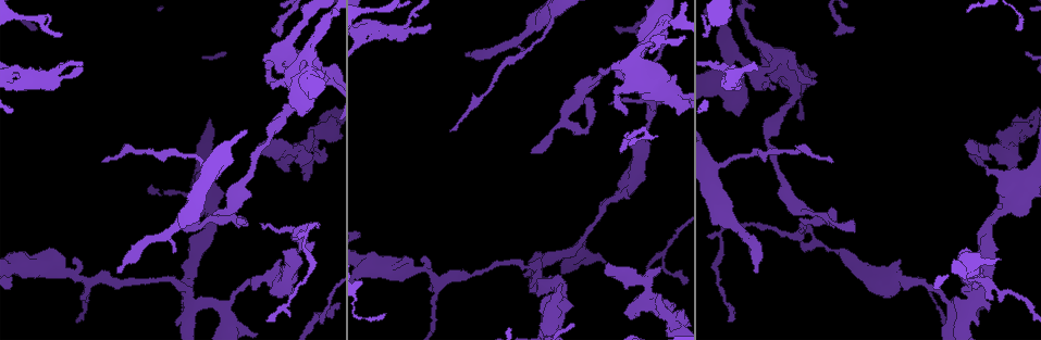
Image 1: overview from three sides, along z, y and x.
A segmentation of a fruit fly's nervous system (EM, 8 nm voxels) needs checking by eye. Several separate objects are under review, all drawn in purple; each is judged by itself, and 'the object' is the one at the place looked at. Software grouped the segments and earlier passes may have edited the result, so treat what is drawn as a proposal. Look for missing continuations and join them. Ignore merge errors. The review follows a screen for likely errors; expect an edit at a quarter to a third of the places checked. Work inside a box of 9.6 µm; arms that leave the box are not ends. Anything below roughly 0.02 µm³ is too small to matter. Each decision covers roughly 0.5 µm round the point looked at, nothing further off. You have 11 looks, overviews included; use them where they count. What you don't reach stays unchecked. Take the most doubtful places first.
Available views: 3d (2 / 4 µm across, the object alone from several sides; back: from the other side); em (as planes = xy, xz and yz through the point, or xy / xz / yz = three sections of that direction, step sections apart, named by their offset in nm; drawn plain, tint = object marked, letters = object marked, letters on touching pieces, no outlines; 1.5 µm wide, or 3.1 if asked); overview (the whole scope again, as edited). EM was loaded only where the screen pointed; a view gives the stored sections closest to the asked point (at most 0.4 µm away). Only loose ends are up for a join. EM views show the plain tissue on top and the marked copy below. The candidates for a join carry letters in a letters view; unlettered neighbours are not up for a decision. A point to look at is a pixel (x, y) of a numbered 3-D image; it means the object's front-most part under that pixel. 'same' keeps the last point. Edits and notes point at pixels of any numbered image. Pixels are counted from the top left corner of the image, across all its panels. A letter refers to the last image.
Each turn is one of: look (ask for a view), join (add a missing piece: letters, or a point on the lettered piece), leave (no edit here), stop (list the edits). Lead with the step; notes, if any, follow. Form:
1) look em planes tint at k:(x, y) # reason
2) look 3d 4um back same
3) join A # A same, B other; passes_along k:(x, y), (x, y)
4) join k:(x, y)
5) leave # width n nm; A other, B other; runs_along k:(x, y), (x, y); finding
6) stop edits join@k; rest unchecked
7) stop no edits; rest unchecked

look em planes letters at 1:(465, 55) # an open end

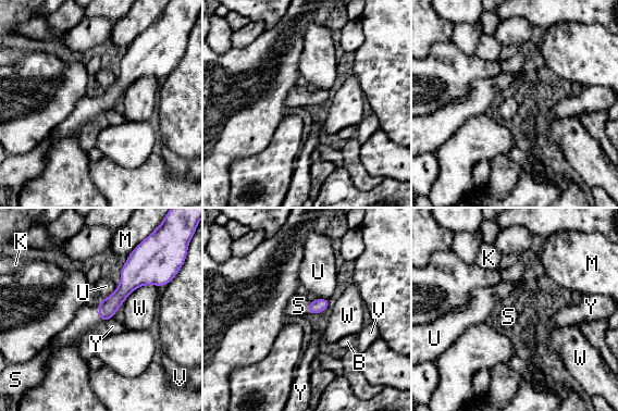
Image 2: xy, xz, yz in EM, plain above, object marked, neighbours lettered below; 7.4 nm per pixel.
join S # B other, K other, M other, S same, U other, V other, W other, Y other; passes_along 2:(107, 308), (99, 313), (87, 320); the neuron continues

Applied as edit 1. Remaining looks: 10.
look 3d 2um at 1:(815, 81)

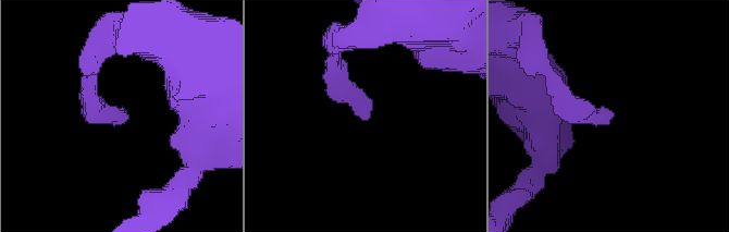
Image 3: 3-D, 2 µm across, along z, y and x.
look em yz step 4 tint at 3:(368, 112)

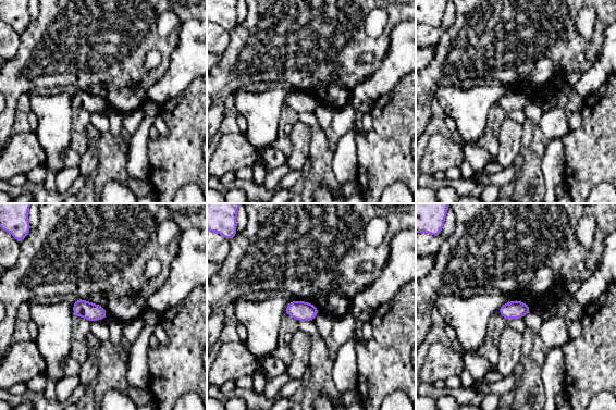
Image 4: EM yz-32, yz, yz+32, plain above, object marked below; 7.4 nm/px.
look em planes letters same # cut it another way

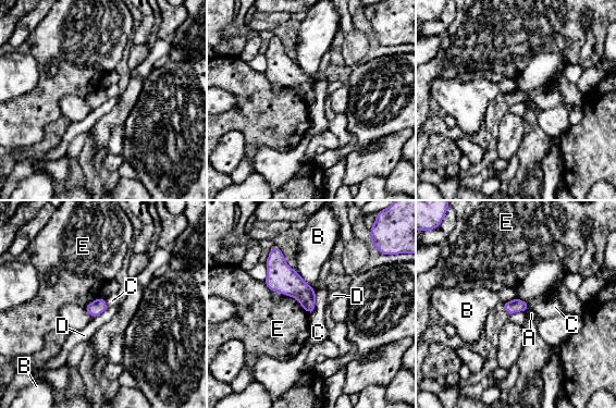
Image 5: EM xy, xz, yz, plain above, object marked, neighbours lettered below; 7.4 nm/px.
leave # A other, B other, C other, D other, E other; border 5:(315, 288), (315, 309), (308, 314); none of them fits

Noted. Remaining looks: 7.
look 3d 4um at 1:(431, 27) # tapers out

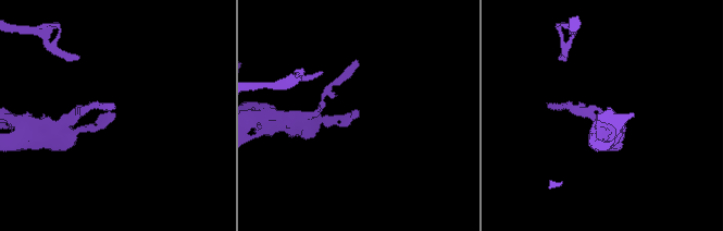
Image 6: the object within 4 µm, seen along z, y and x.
look em xz step 4 letters at 6:(359, 116) # need the tissue

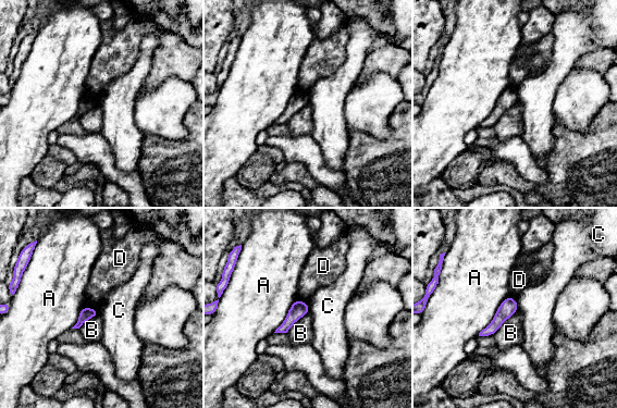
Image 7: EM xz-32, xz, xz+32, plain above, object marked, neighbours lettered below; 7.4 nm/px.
look em yz step 4 letters same # another direction

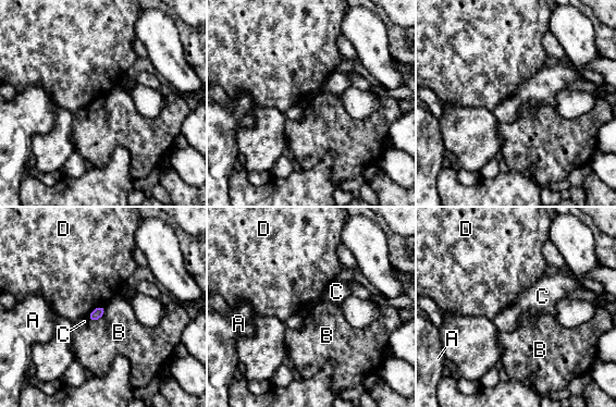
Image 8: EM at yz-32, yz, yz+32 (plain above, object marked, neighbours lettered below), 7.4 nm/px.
leave # width 90 nm; A other, B other, C other, D other; border 8:(106, 306), (105, 313), (91, 323); none of them fits

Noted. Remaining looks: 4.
look 3d 4um at 1:(1023, 215) # an open end

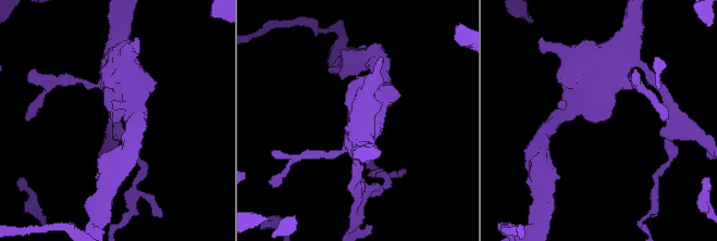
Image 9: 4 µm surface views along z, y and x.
look em planes tint at 9:(112, 119) # need the tissue

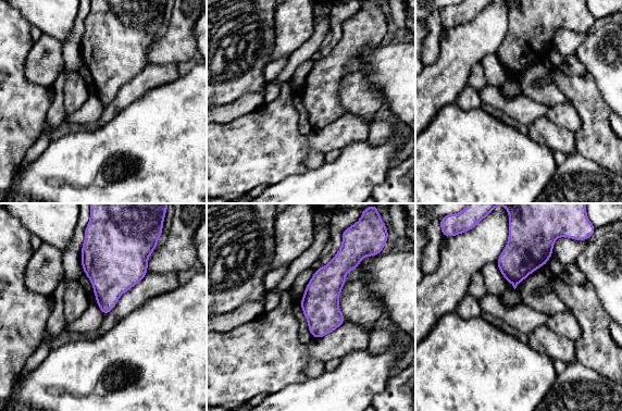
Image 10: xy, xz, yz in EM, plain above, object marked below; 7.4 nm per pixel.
look em planes letters same # see the neighbours

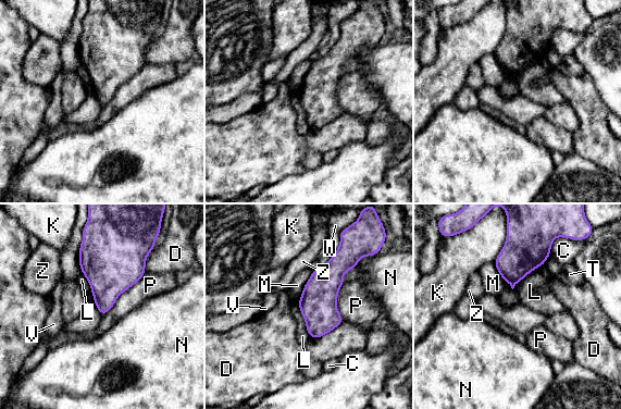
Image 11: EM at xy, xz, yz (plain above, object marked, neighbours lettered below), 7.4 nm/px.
leave # width 220 nm; C other, D other, K other, L other, M other, N other, P other, T other, V other, W other, Z other; none of them fits

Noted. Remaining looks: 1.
stop edits join@2; rest unchecked

